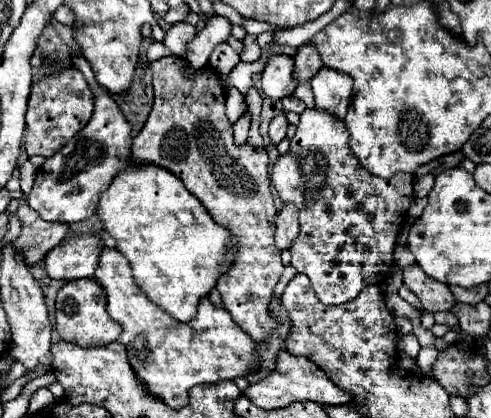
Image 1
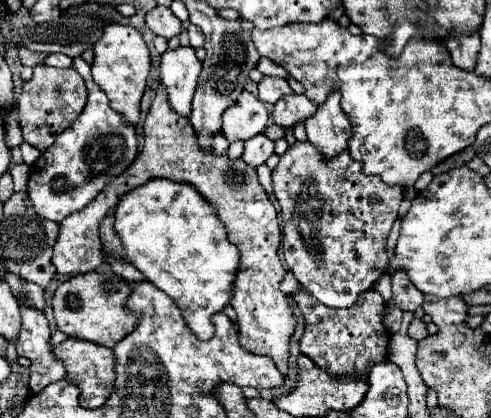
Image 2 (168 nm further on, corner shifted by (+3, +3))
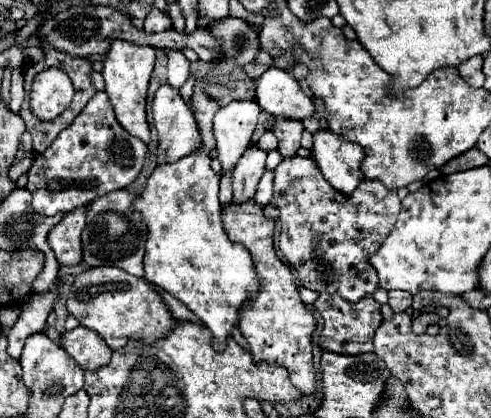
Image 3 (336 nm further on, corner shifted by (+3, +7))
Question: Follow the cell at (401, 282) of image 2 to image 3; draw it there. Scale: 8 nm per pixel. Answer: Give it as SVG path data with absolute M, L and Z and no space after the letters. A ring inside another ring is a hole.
M389 291L389 307L395 313L407 311L411 307L411 301L413 301L413 297L407 291Z

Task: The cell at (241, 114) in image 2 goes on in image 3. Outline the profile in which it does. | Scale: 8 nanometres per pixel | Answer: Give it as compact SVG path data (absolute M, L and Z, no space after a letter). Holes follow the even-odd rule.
M231 101L227 107L221 107L215 113L213 133L215 133L215 139L217 139L217 151L219 151L217 159L221 161L221 173L219 173L219 177L233 173L237 161L241 159L241 155L247 149L247 143L251 141L251 135L255 131L257 119L259 119L259 113L261 113L261 107L257 103L249 103L249 101L235 101L235 103Z

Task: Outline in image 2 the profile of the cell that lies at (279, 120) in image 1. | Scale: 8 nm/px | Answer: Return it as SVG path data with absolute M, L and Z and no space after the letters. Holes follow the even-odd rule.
M255 135L249 141L245 141L245 151L243 151L243 159L249 165L261 165L269 159L269 155L275 149L275 141L269 139L267 135Z

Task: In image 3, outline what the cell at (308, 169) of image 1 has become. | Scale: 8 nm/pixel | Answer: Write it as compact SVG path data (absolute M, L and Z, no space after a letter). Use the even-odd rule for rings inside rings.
M293 157L293 161L283 161L275 171L275 193L273 193L273 207L279 209L279 249L283 251L289 265L295 269L303 287L317 291L317 293L337 293L347 301L359 301L365 295L371 295L379 287L377 271L369 265L369 255L381 247L381 241L391 233L401 201L397 191L385 189L379 181L361 181L357 191L349 197L333 189L323 177L317 165L309 157Z

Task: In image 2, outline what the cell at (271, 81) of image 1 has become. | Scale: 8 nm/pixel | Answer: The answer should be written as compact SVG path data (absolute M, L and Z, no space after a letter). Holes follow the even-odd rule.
M265 75L261 81L259 81L259 99L263 103L277 103L283 95L287 93L293 93L287 79L281 79L281 77L269 77Z

